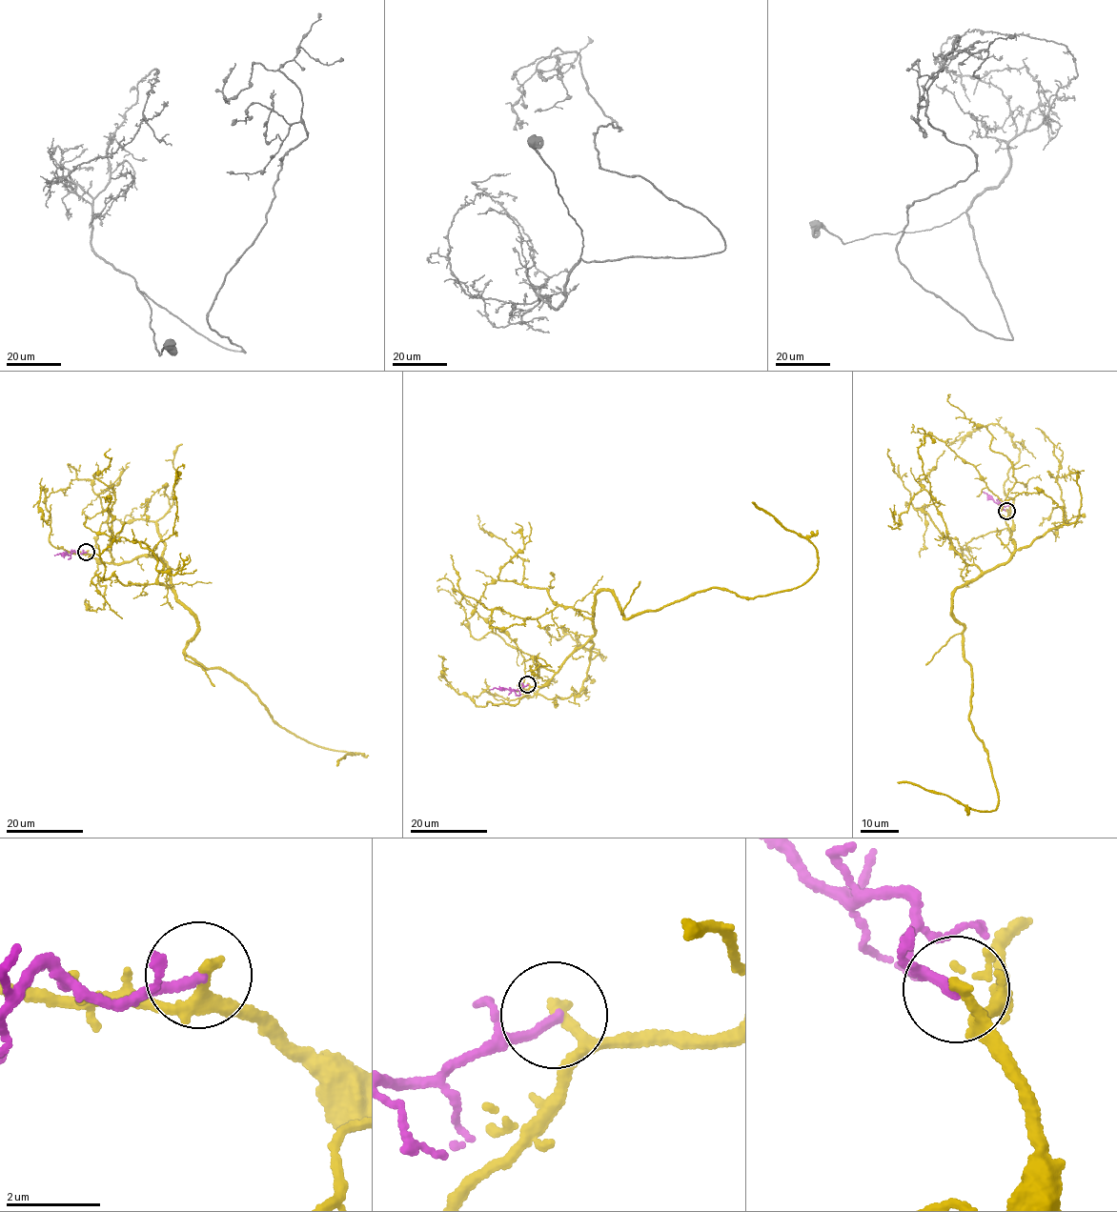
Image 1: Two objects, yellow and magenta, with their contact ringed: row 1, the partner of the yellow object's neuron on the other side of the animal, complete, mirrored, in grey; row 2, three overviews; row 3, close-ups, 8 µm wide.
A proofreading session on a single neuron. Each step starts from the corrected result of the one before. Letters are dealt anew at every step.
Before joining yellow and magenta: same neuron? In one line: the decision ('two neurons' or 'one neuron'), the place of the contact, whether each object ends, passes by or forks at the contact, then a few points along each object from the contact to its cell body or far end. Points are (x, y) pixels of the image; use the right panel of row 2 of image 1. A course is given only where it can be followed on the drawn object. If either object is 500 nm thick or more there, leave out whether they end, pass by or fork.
two neurons | (1006, 511) | yellow ends | magenta ends | yellow via (1006, 511), (1013, 553), (957, 586), (951, 616), (964, 626), (969, 717), (997, 806), (977, 811), (897, 782) | magenta via (1006, 511), (1002, 508), (1002, 503), (995, 502), (982, 491)

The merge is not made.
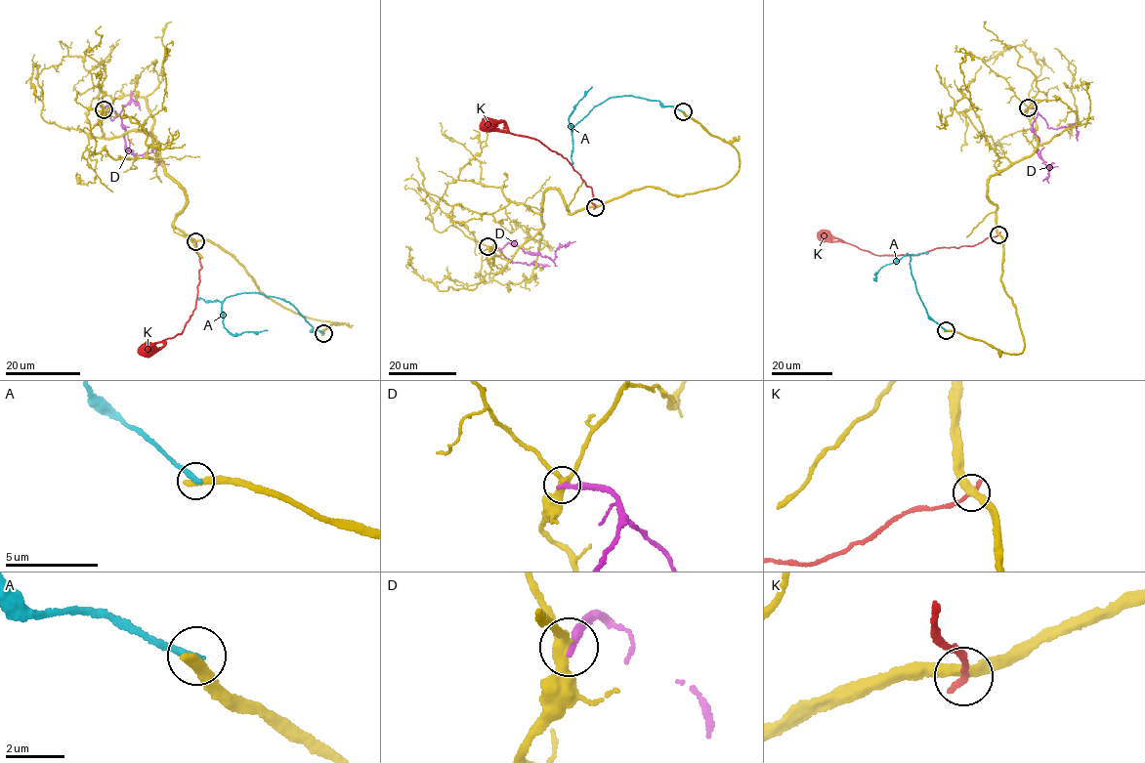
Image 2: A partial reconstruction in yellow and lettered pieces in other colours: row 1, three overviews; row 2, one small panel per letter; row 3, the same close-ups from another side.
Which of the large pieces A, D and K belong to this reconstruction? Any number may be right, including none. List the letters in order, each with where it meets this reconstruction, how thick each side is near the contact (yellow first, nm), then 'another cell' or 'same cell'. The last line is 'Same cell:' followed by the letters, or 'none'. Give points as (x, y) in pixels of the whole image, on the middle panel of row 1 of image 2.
A: (683, 111) | 440/280 nm | another cell
D: (487, 246) | 320/280 nm | another cell
K: (595, 207) | 360/280 nm | another cell
Same cell: none

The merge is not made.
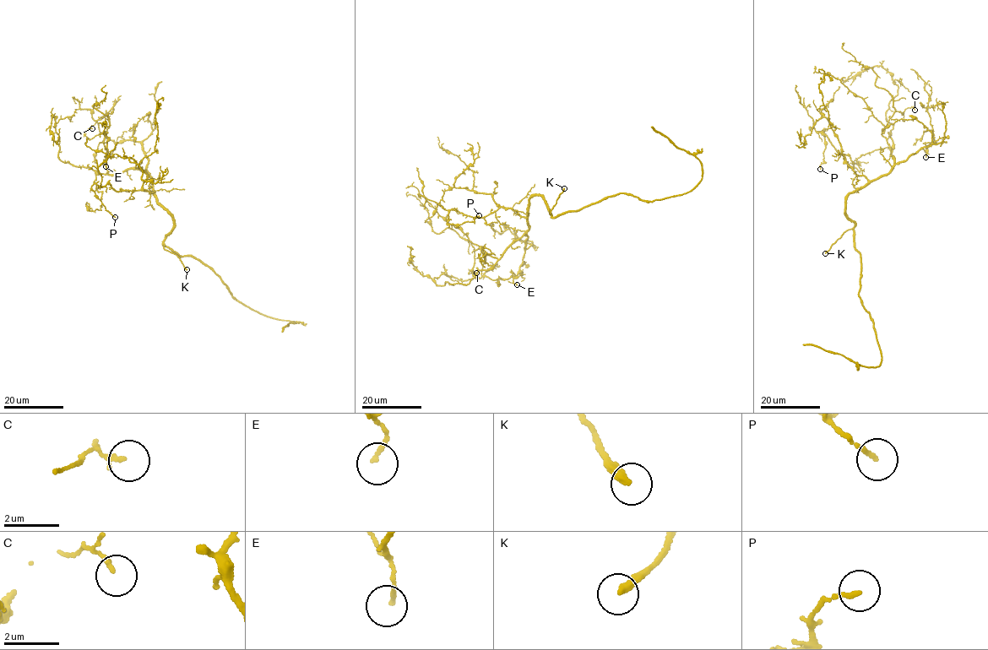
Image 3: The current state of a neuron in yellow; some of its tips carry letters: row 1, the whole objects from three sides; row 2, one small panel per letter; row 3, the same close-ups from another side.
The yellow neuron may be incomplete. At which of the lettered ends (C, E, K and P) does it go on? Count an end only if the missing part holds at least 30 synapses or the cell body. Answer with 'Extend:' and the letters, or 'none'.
Extend: K

